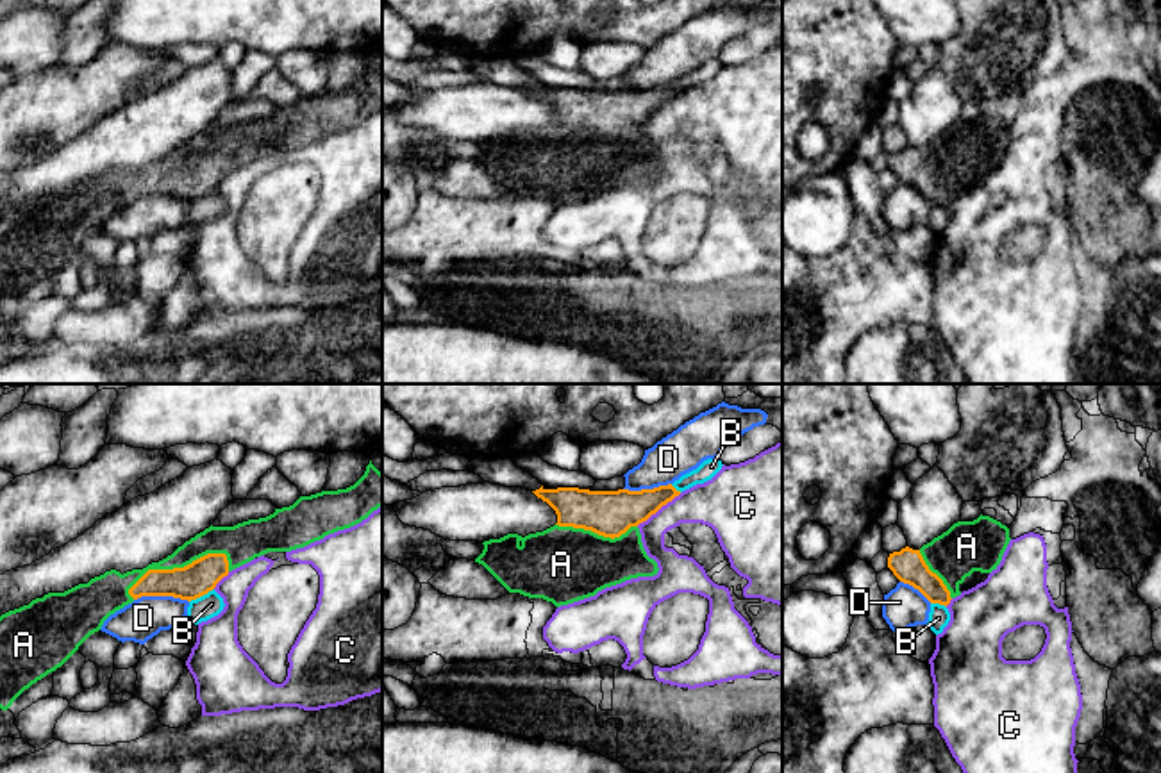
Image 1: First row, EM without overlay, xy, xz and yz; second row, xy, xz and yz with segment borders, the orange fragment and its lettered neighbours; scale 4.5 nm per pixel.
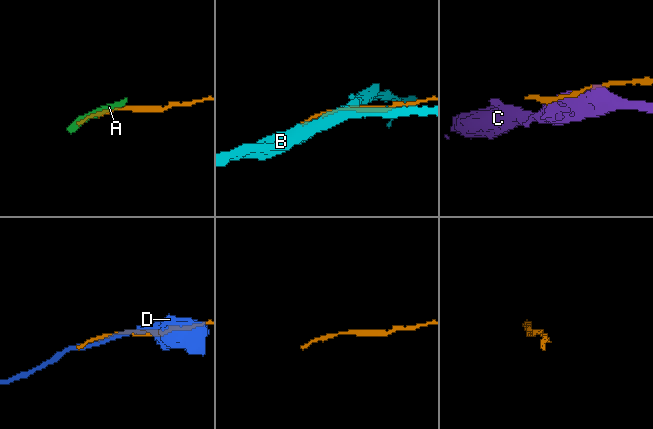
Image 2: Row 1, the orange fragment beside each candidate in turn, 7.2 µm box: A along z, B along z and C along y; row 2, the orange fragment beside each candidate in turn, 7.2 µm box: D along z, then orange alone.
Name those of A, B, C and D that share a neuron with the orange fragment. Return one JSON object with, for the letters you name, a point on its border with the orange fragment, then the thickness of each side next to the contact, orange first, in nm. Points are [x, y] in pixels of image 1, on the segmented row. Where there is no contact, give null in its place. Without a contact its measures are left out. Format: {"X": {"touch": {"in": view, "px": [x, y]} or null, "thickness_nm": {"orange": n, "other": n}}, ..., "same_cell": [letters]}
{"A": {"touch": {"in": "xy", "px": [175, 568]}, "thickness_nm": {"orange": 160, "other": 130}}, "same_cell": ["A"]}

